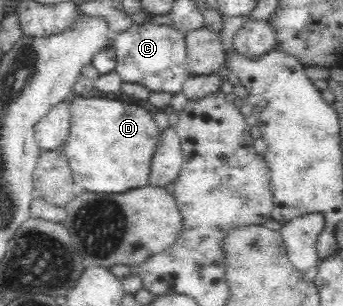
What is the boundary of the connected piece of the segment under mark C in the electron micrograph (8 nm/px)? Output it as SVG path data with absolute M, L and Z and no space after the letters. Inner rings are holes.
M130 24L120 33L114 33L112 38L112 50L116 55L115 70L122 82L136 82L146 86L152 92L170 92L178 94L182 90L184 81L191 74L186 62L186 38L185 34L170 25Z

